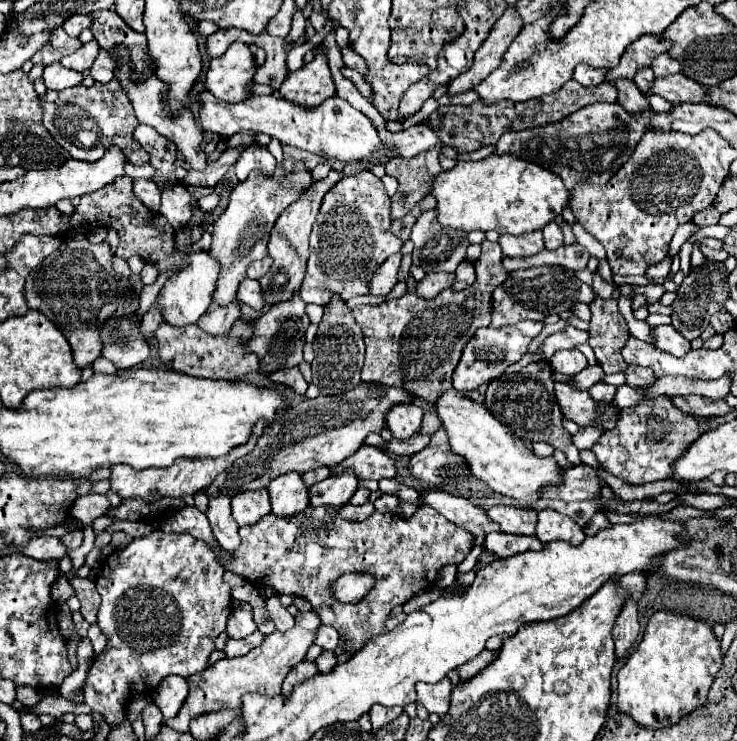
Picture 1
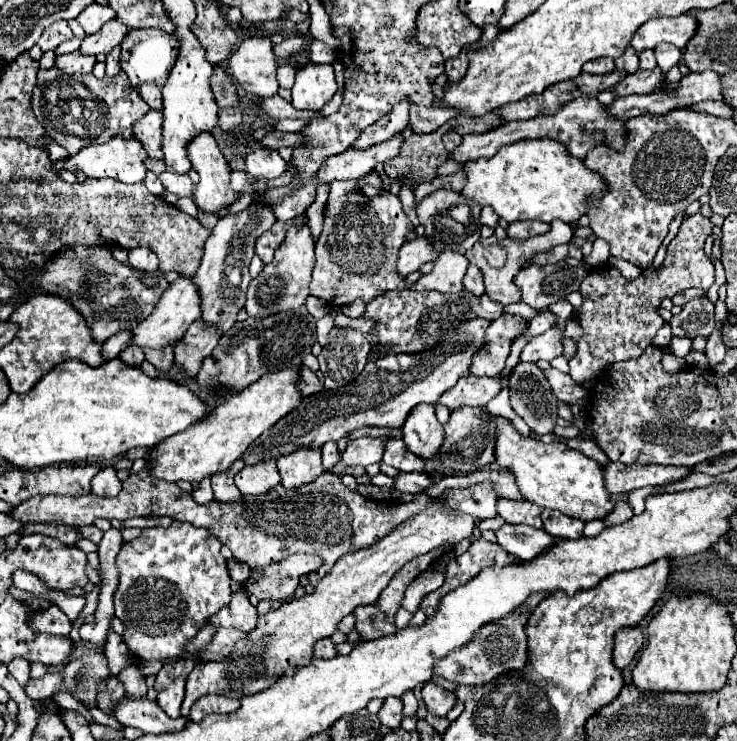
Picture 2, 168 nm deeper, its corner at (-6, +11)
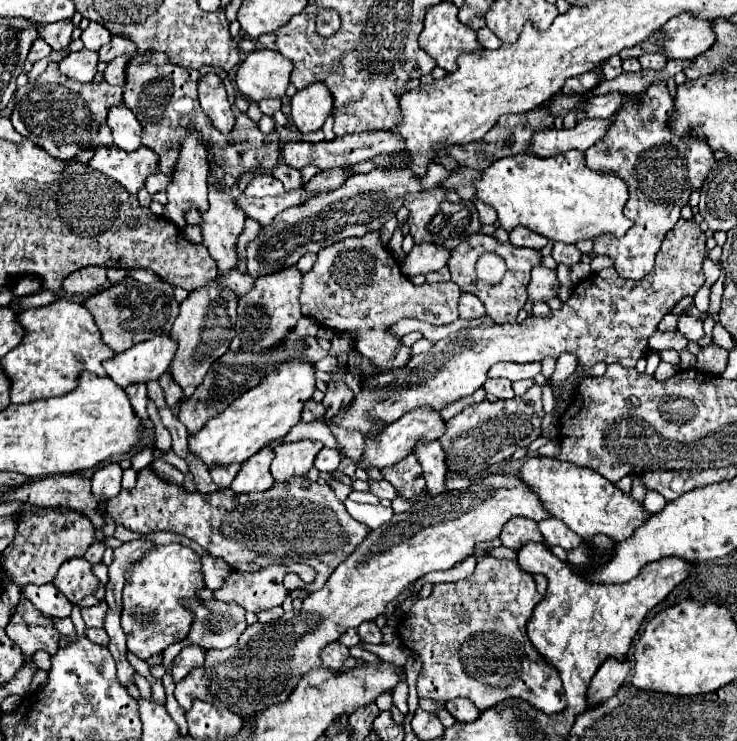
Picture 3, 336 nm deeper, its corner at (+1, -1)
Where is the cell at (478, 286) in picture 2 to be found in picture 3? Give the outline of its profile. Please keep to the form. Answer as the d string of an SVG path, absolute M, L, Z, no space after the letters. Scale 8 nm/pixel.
M461 296L459 300L459 318L465 320L473 320L473 318L481 318L485 316L485 306L481 304L481 300L477 300L475 296Z

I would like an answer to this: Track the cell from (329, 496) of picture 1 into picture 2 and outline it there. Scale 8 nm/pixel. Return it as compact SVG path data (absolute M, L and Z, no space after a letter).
M358 438L352 440L340 456L340 464L344 466L370 466L380 462L384 454L386 438Z

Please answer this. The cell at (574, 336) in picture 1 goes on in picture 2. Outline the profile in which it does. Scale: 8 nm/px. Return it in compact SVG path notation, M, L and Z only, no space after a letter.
M552 326L540 336L534 336L522 350L520 360L522 362L538 362L538 360L554 360L562 354L562 336L560 328Z

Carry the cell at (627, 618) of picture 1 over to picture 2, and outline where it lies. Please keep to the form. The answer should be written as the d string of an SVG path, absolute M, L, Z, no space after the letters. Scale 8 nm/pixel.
M632 626L632 628L620 628L616 632L616 648L614 648L614 664L622 670L626 668L634 654L642 648L644 644L644 632L640 626Z

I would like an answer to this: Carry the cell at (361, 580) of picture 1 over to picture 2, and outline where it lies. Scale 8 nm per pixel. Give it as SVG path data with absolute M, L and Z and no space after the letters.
M488 482L476 484L466 490L444 490L440 500L450 502L456 508L456 516L450 518L448 514L440 512L440 506L434 504L428 512L406 520L400 528L390 532L384 540L368 546L364 550L356 550L344 554L334 568L320 580L312 594L302 598L292 598L284 602L278 610L258 616L258 626L248 634L248 638L240 640L230 656L230 664L226 662L202 662L194 666L186 680L186 698L182 702L182 716L190 714L190 706L206 696L206 694L222 694L230 698L242 698L252 692L260 692L276 682L288 668L302 668L312 658L314 642L332 636L336 624L352 614L352 610L360 604L372 604L380 596L382 588L388 586L390 578L414 556L426 554L432 548L438 548L446 542L460 542L472 536L472 528L476 520L486 520L496 516L496 500L498 496L492 492Z

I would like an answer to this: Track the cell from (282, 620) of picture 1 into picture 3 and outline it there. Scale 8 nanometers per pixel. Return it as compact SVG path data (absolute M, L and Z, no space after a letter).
M291 564L291 566L267 566L267 568L261 568L261 570L255 570L255 572L237 572L233 570L227 578L225 578L225 584L217 590L213 590L213 598L215 600L225 600L225 602L237 602L241 604L245 610L249 612L261 612L261 610L271 610L275 606L281 606L285 596L289 594L287 588L283 586L283 578L293 572L293 574L299 574L303 582L311 582L315 578L315 572L305 566L305 564Z

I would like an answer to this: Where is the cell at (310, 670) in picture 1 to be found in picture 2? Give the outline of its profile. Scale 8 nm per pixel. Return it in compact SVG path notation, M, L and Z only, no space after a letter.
M324 638L324 640L320 640L320 642L314 644L314 658L332 658L336 654L338 652L336 652L334 644L330 642L330 638Z

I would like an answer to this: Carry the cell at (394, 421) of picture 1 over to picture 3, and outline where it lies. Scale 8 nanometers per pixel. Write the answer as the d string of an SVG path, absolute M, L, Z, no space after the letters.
M429 442L429 444L417 444L413 450L417 456L419 464L423 466L423 476L427 480L427 490L431 496L439 496L445 492L445 474L447 474L447 464L445 464L445 454L439 442Z

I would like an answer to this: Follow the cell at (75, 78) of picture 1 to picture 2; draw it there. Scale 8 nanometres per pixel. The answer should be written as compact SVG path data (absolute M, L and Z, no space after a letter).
M72 52L72 54L62 54L56 58L56 68L62 70L64 74L90 74L96 64L94 56L86 56L82 52Z

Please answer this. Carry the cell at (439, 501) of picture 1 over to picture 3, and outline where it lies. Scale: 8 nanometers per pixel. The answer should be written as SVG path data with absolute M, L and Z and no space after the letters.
M367 480L367 484L369 484L369 492L375 494L377 498L387 498L387 500L397 498L397 490L387 480Z

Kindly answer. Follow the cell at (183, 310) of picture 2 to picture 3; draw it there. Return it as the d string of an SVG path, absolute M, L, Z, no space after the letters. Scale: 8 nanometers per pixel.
M155 336L153 340L135 344L117 354L113 360L105 360L103 368L119 388L139 382L147 384L149 380L159 380L167 372L173 352L175 344L171 336Z

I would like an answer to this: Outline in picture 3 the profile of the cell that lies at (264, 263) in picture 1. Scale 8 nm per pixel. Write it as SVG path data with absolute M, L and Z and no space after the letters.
M433 164L433 168L429 168L421 180L413 180L413 176L409 176L405 170L375 168L369 174L355 174L337 192L329 192L329 196L317 196L317 200L309 200L309 204L287 208L285 212L277 214L269 226L263 226L257 238L247 244L247 272L253 278L267 276L297 264L297 260L307 252L317 254L319 250L349 236L377 232L403 206L405 194L445 182L449 174L451 172L441 164Z

